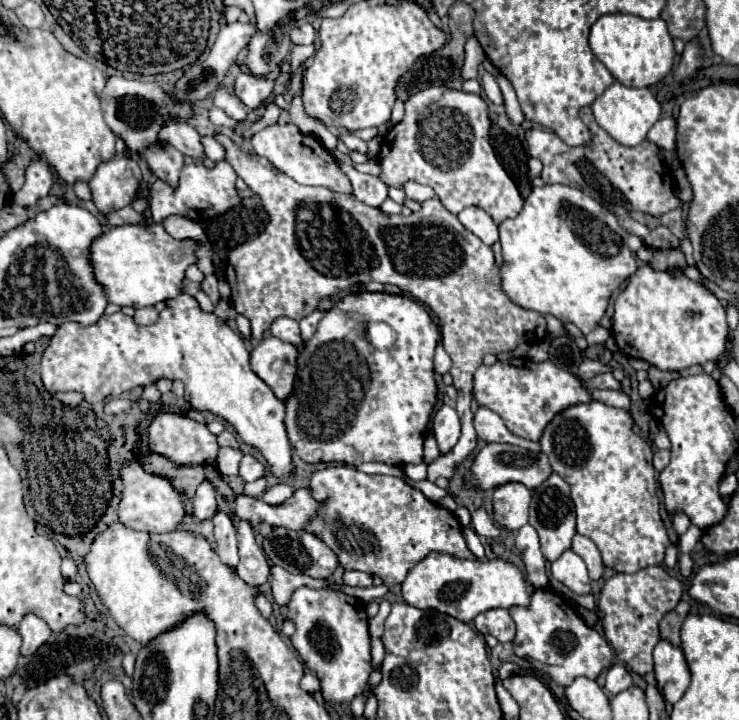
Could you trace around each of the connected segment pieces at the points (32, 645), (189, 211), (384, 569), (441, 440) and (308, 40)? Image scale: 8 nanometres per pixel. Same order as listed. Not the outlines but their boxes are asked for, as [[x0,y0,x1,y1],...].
[[20,612,52,656],[138,162,242,222],[308,464,474,586],[432,404,460,454],[290,24,316,44]]

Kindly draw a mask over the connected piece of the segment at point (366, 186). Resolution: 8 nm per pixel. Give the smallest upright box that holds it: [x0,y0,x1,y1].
[342,164,388,208]

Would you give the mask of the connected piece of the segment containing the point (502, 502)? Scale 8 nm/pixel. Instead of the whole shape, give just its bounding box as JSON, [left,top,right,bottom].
[494,482,530,530]

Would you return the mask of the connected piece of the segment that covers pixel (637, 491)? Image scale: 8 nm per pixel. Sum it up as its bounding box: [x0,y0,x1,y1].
[540,400,670,574]

